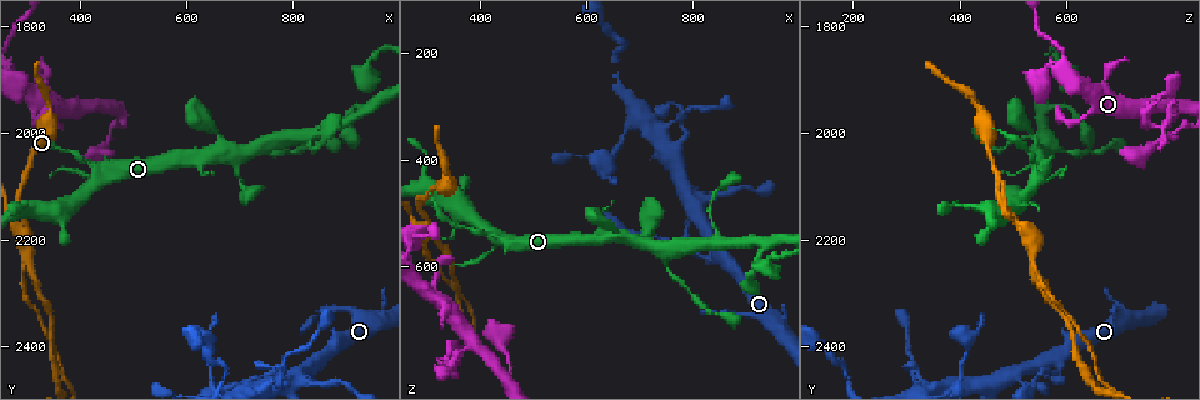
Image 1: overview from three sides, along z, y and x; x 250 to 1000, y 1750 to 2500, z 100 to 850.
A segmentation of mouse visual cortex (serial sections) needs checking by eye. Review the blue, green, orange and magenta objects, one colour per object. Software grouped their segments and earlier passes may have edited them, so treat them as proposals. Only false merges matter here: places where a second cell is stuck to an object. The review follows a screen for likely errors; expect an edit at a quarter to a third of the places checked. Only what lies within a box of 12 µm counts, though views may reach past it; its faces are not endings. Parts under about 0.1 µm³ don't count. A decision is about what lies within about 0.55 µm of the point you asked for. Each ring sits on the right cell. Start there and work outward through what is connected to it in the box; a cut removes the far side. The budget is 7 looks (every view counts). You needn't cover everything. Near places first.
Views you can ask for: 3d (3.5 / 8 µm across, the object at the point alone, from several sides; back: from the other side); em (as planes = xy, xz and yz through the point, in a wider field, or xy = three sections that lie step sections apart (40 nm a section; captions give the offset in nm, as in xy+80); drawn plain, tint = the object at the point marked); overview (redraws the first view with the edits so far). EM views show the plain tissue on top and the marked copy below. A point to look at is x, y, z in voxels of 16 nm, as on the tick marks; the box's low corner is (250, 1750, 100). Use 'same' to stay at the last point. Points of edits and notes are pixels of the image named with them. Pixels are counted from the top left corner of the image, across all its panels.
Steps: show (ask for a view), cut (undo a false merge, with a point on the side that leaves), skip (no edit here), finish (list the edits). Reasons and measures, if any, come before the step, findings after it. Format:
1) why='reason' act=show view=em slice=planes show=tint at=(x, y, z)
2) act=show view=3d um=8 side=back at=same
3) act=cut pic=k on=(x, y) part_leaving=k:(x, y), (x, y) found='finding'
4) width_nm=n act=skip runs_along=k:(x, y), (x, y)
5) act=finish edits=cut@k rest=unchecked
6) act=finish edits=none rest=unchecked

why='three arms meet' act=show view=3d um=3.5 at=(750, 2025, 570)

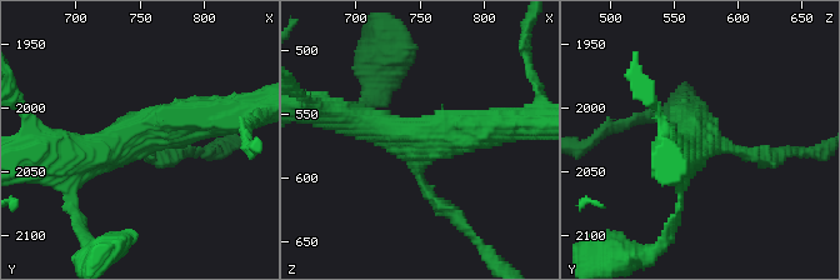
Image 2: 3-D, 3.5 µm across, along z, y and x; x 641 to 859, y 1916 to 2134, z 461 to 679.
arms=3 arm_widths_nm=150,400,450 why='need the tissue' act=show view=em slice=xy step=1 show=tint at=(752, 2024, 574)

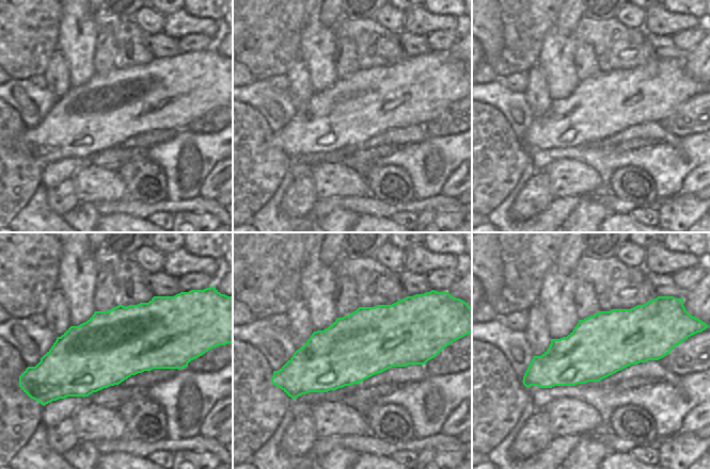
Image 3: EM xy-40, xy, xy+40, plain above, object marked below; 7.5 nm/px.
act=skip runs_along=2:(63, 154), (215, 116) found='continuous, no second cell'

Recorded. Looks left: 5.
why='sharp bend' act=show view=3d um=3.5 side=back at=(340, 1925, 780)

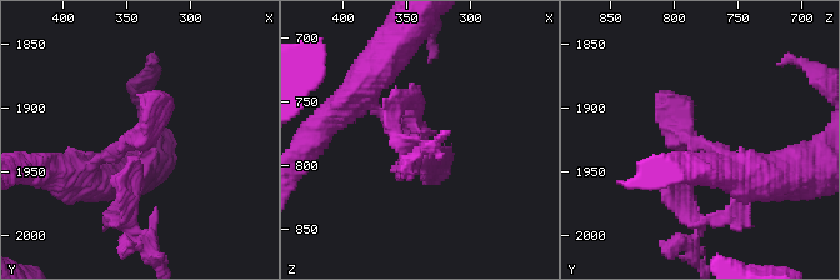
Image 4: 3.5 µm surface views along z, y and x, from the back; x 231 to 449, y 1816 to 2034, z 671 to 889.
act=show view=em slice=xy step=2 show=tint at=(344, 1928, 780)

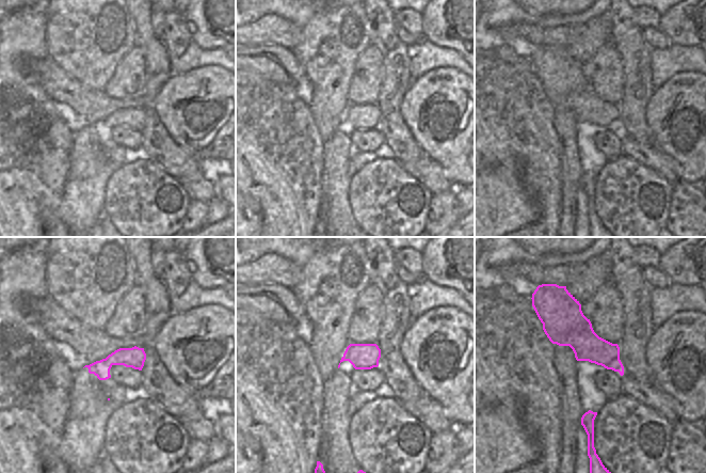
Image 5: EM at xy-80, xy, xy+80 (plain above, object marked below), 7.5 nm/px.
act=cut pic=4 on=(689, 195) part_leaving=4:(141, 151), (119, 221) found='two cells meet here'

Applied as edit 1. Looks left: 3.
act=show view=overview

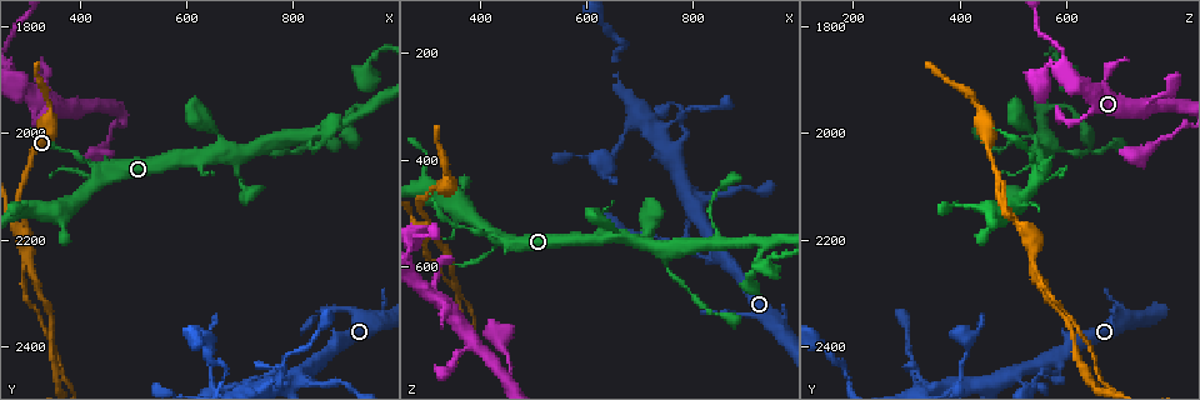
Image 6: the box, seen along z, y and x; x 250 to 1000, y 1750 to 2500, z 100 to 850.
act=show view=3d um=8 at=(300, 2240, 535)

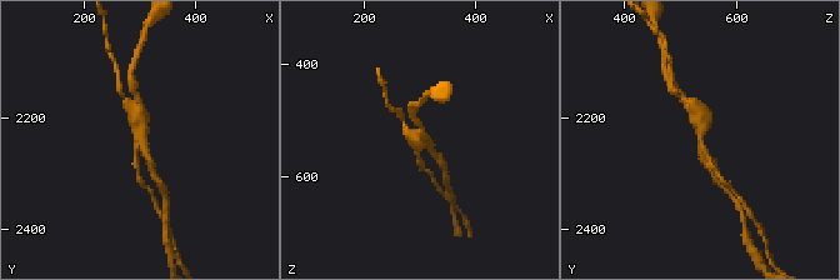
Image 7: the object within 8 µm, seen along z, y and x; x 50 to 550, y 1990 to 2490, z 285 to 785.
arms=3 arm_widths_nm=150,200,300 why='need the tissue' act=show view=em slice=xy step=5 show=tint at=(305, 2240, 530)

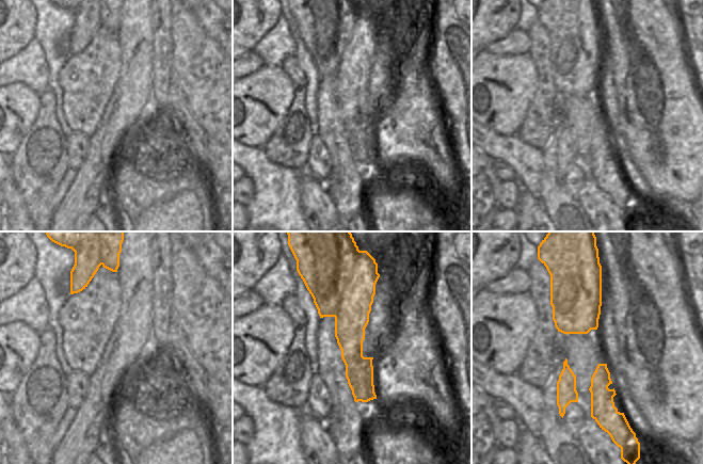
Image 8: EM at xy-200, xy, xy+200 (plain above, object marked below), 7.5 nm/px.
act=cut pic=7 on=(420, 163) found='two cells meet here'

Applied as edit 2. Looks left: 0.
act=finish edits=cut@4,cut@7 rest=unchecked

